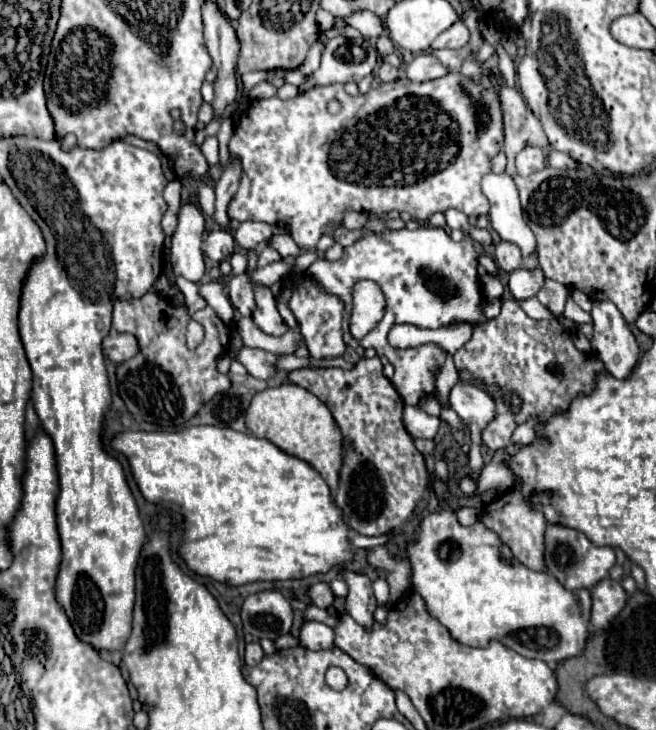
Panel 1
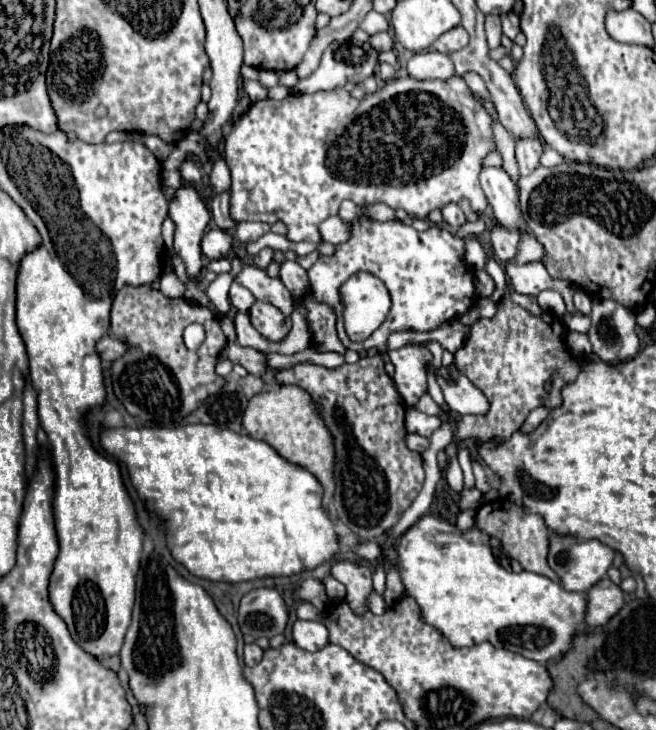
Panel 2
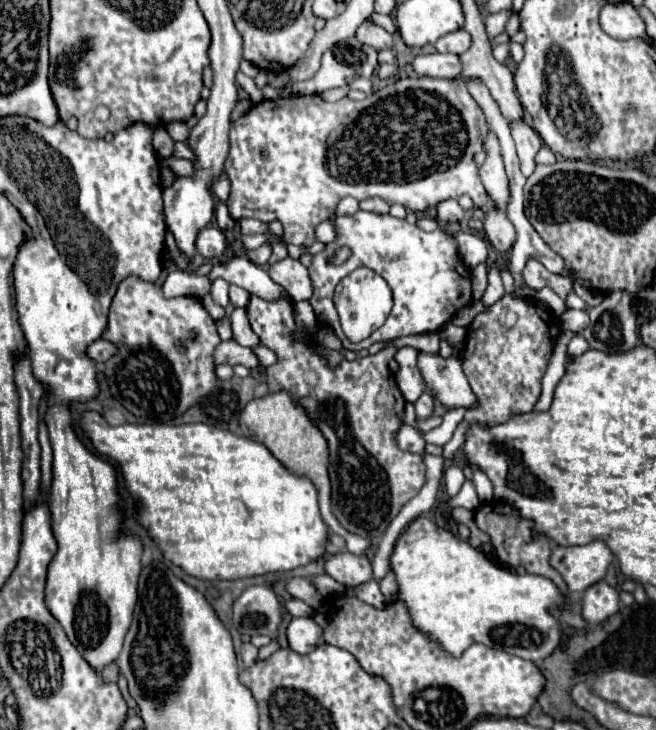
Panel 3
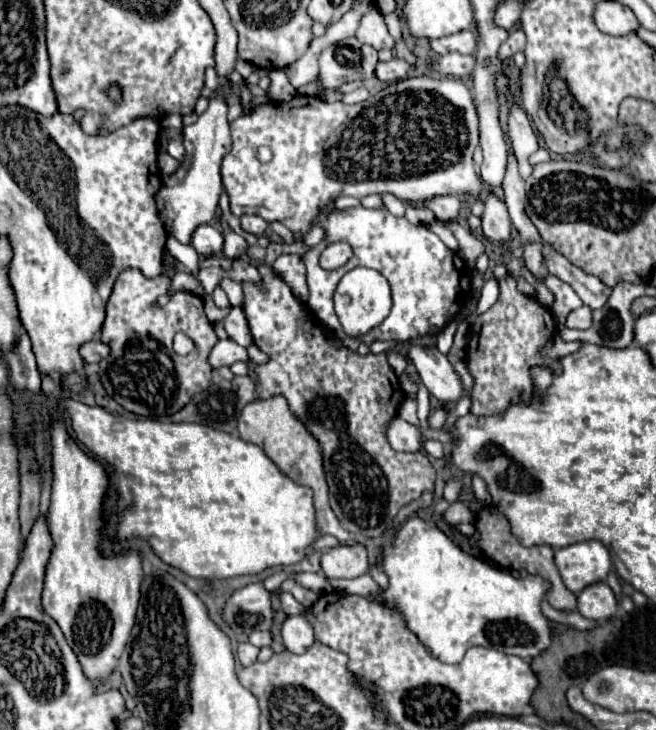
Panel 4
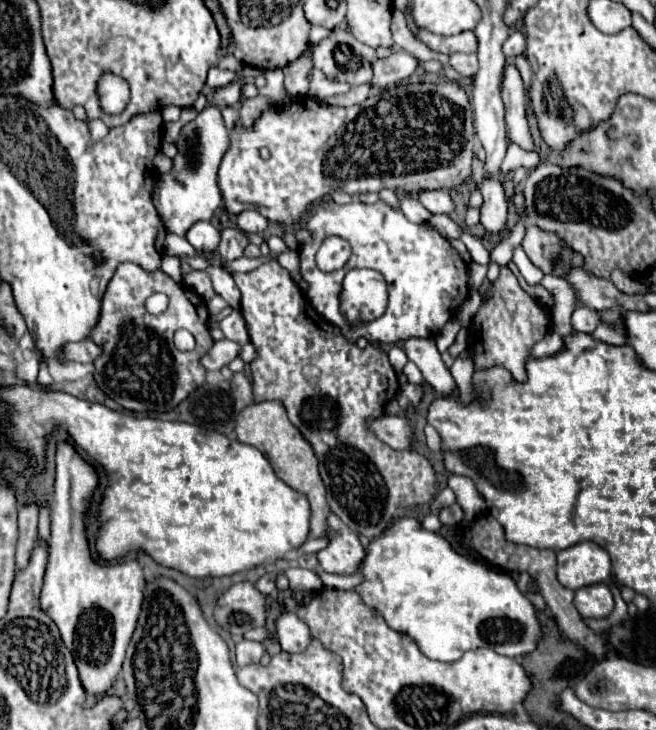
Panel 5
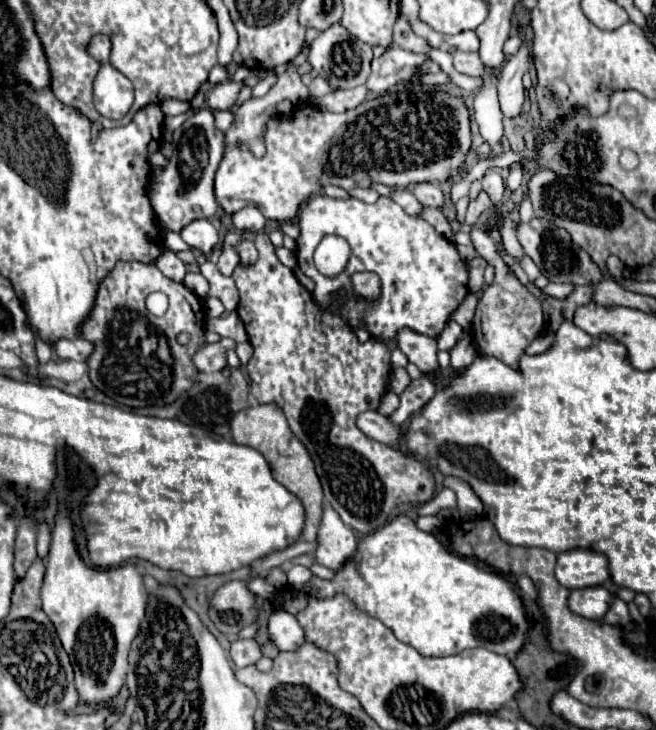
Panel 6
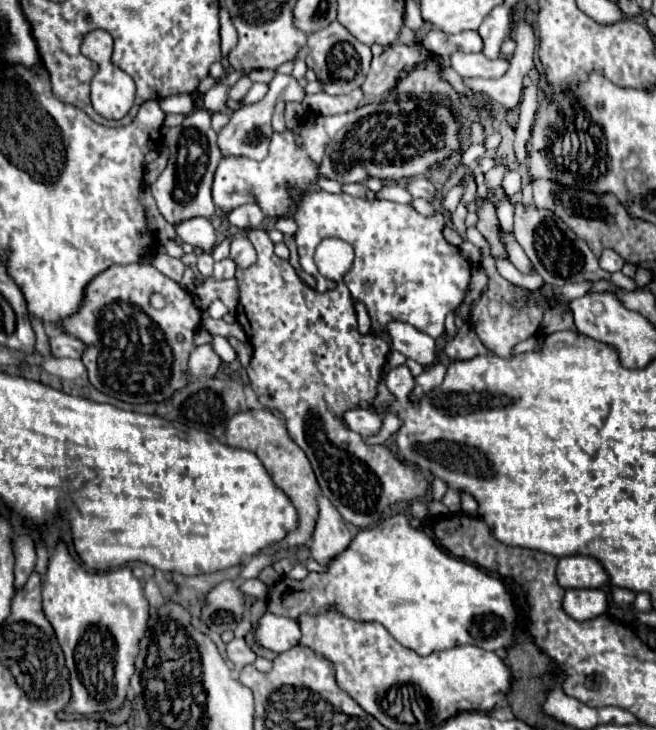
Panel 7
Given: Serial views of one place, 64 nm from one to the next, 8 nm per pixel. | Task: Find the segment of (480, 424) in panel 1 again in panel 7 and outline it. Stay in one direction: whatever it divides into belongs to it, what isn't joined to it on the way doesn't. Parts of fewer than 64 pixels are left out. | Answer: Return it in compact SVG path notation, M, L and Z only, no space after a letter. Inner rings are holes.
M390 322L386 326L386 332L390 336L390 348L392 350L398 350L402 352L404 356L420 362L422 366L428 366L436 360L436 350L434 350L434 340L412 328L410 324L404 324L404 322Z

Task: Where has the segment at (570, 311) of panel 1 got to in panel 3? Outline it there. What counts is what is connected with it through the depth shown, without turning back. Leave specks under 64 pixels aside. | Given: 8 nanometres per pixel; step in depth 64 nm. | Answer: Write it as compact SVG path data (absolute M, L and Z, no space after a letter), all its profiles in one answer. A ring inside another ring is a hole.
M530 258L530 260L526 262L526 268L524 268L524 282L526 282L526 286L530 286L530 288L534 288L534 290L540 290L540 288L548 286L548 288L556 290L562 298L566 298L566 294L572 290L572 286L558 286L560 280L562 280L562 278L560 278L560 276L554 276L552 272L548 272L548 270L540 264L540 260Z

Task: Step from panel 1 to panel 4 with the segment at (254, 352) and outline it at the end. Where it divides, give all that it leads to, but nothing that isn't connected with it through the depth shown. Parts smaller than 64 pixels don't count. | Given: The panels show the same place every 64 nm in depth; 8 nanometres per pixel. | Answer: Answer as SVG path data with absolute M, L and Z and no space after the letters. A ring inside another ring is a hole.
M226 338L226 340L218 340L216 346L212 348L210 356L208 356L208 364L216 370L220 366L232 366L234 362L248 362L248 354L246 354L246 348L238 346L234 340Z

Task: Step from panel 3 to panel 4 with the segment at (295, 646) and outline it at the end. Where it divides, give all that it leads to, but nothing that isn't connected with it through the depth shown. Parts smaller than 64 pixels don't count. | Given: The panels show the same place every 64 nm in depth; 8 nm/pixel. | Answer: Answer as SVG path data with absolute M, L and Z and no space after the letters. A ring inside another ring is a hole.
M288 616L282 624L282 640L288 652L304 654L314 642L314 630L304 616Z

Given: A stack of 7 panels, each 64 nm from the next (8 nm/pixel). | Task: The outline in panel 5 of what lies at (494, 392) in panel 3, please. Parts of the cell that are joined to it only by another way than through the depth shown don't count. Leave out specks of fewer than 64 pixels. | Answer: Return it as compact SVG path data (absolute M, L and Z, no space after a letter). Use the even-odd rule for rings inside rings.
M500 266L500 276L490 286L490 296L482 300L480 310L476 312L472 326L470 326L470 352L474 358L474 366L494 366L500 364L506 370L512 372L514 380L524 382L526 370L524 362L530 358L530 348L544 338L552 328L548 312L532 298L528 296L512 270L508 266Z

